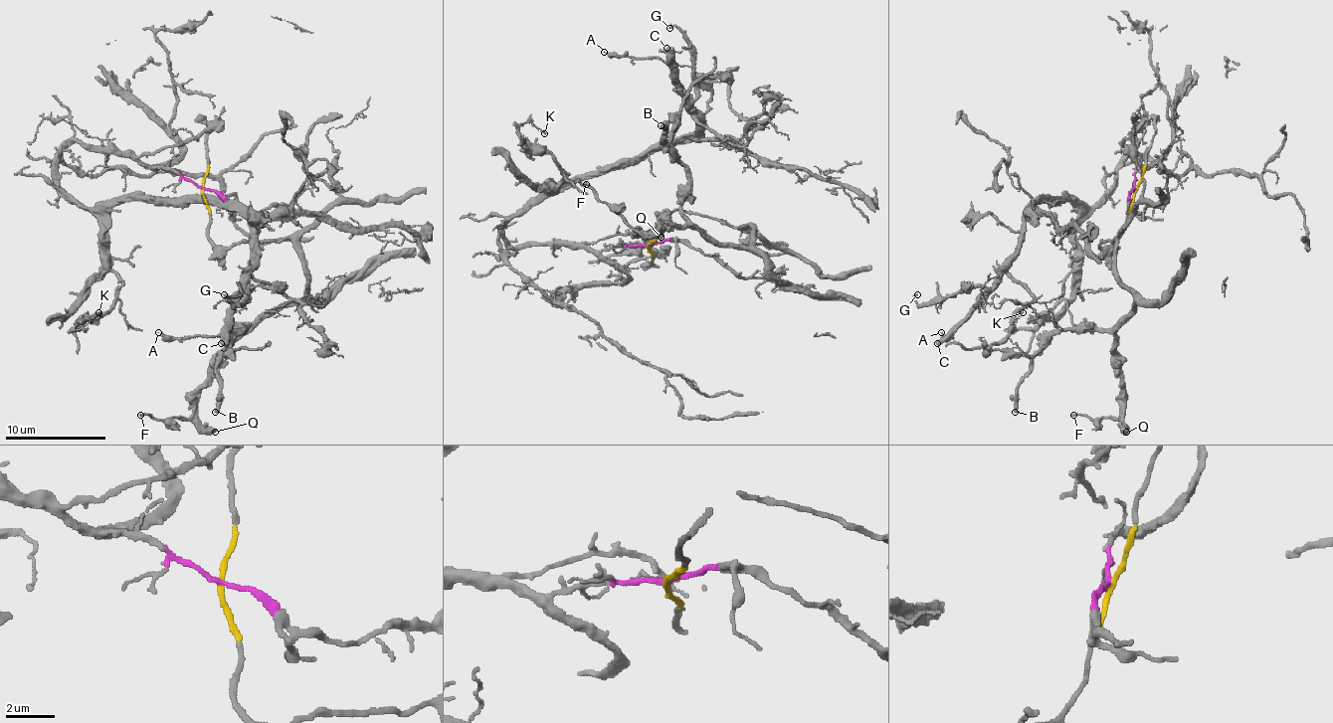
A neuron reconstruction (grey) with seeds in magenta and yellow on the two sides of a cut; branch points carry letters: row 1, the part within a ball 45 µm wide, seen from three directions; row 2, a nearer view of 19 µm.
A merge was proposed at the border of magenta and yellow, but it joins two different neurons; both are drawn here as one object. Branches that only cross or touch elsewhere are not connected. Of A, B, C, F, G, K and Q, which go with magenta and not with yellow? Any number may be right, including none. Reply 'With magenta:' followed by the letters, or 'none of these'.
With magenta: A, C, G, K

